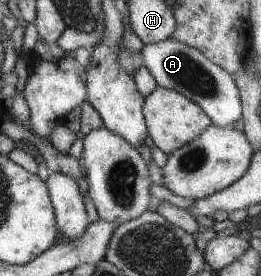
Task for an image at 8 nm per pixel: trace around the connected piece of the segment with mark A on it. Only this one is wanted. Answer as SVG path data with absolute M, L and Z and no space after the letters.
M169 39L159 43L150 43L144 46L140 53L143 65L151 72L158 87L172 89L191 99L212 120L215 127L231 129L238 127L243 120L243 97L234 76L223 68L216 66L199 50L186 46L184 43Z

